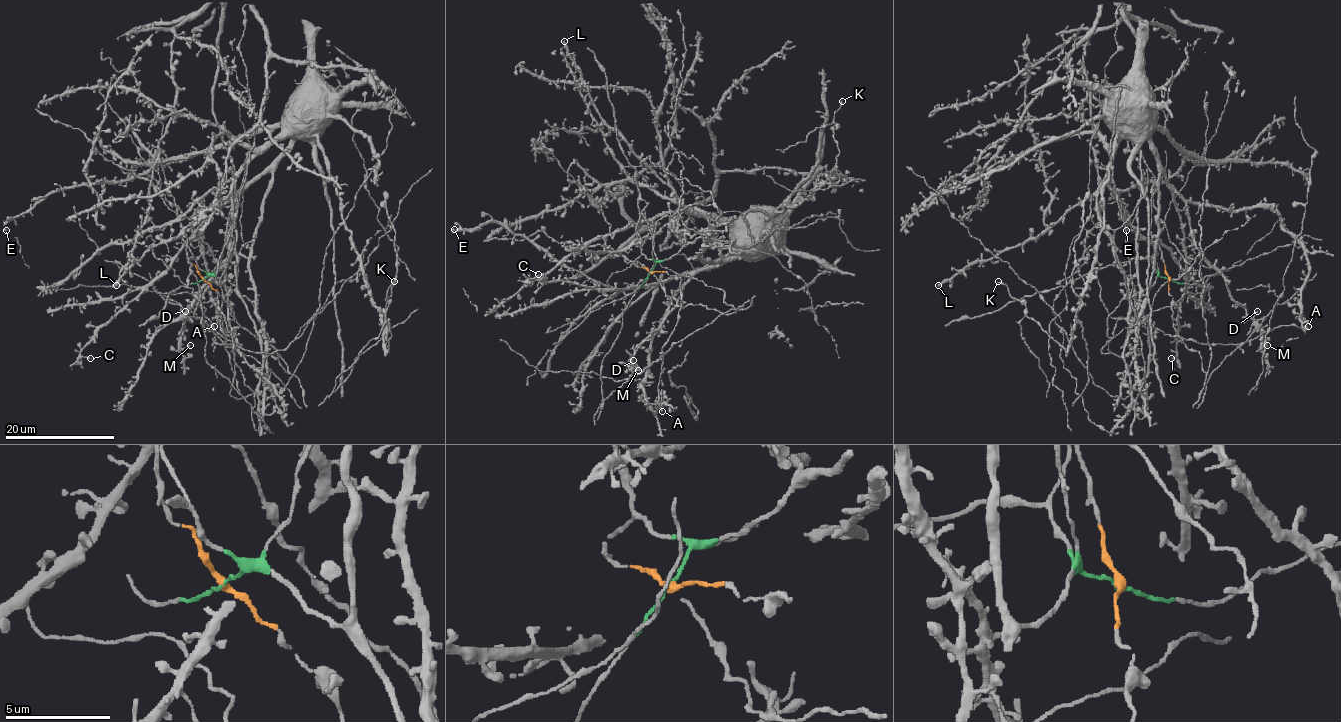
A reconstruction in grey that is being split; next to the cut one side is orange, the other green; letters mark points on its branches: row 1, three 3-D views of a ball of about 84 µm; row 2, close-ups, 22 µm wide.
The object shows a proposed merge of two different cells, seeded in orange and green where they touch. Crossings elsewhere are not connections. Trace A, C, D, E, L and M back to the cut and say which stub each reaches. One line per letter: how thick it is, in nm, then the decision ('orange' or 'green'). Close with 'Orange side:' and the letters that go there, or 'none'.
A: calibre 190 nm; green
C: calibre 180 nm; orange
D: calibre 260 nm; orange
E: calibre 200 nm; orange
L: calibre 280 nm; orange
M: calibre 280 nm; orange
Orange side: C, D, E, L, M

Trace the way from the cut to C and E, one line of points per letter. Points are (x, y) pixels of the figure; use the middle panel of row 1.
C: (650, 272), (605, 247), (593, 192), (653, 187), (710, 213), (740, 250), (646, 286), (539, 275)
E: (650, 272), (605, 247), (592, 193), (630, 181), (729, 228), (699, 268), (616, 288), (498, 223), (454, 228)

